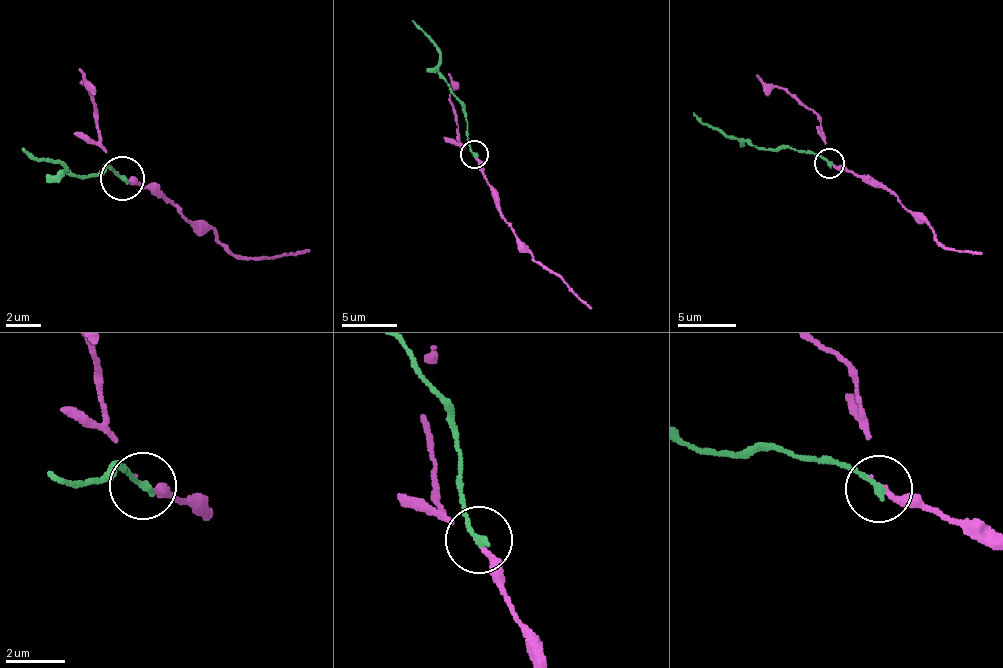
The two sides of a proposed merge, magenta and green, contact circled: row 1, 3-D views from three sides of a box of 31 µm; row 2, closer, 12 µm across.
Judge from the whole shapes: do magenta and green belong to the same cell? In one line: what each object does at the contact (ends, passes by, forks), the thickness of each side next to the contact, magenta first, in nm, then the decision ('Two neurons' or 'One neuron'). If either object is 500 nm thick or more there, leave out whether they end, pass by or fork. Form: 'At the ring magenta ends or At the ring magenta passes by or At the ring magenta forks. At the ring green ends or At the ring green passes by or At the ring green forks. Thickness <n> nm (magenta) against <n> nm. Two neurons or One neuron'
At the ring magenta ends. At the ring green ends. Thickness 120 nm (magenta) against 240 nm. Two neurons

